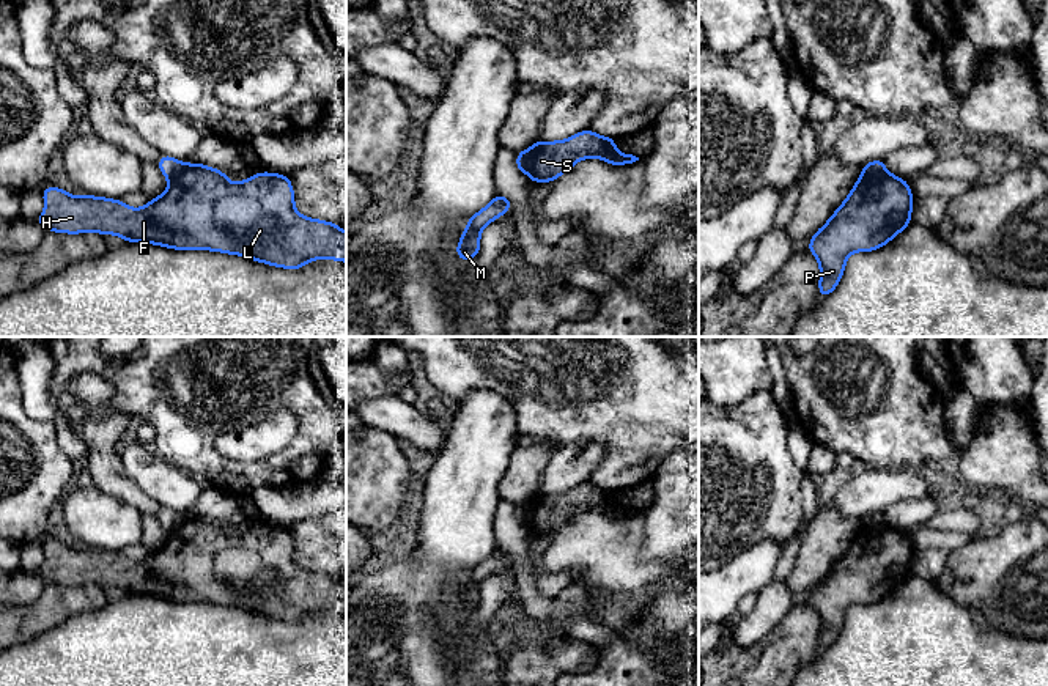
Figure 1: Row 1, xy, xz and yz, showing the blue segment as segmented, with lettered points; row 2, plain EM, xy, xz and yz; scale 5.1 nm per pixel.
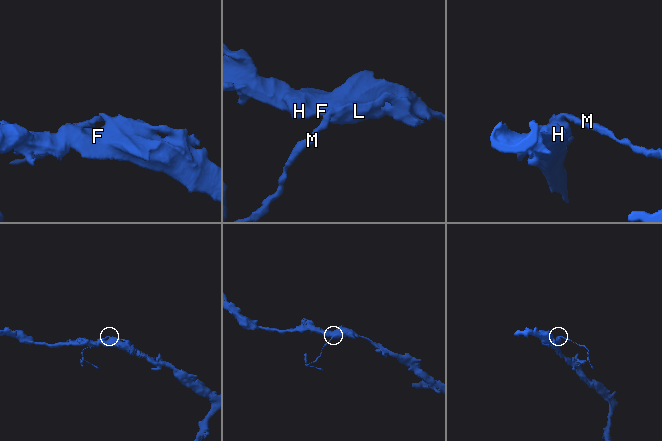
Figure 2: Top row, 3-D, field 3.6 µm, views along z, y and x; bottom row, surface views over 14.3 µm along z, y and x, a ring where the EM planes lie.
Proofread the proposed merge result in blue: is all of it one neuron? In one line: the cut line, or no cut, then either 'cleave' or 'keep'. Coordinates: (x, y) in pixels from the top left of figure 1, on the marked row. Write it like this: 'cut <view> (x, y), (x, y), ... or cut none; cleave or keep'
cut xz (529, 150), (529, 169), (526, 172); cleave

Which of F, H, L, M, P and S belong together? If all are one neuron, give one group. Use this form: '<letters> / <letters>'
F H L P S / M

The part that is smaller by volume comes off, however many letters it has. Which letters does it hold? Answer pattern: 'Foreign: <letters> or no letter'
Foreign: M

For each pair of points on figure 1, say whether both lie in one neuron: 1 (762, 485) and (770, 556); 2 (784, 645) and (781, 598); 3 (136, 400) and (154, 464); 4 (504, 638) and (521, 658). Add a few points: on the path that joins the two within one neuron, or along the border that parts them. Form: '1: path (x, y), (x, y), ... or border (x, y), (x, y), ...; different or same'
1: border (784, 543), (762, 540), (735, 557); different
2: border (793, 606), (763, 638); different
3: border (153, 446), (181, 469); different
4: border (531, 628), (502, 656); different

